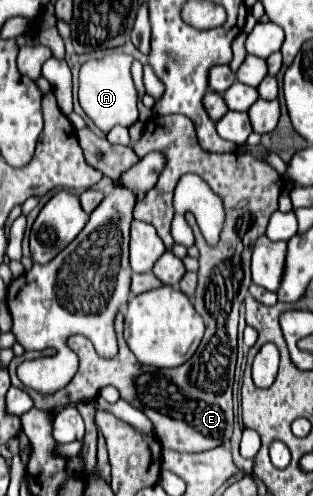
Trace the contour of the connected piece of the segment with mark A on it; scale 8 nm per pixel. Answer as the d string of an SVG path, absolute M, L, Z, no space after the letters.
M111 54L101 60L89 60L79 72L79 104L97 128L109 132L113 126L131 126L137 122L137 90L131 78L133 58L127 54Z

